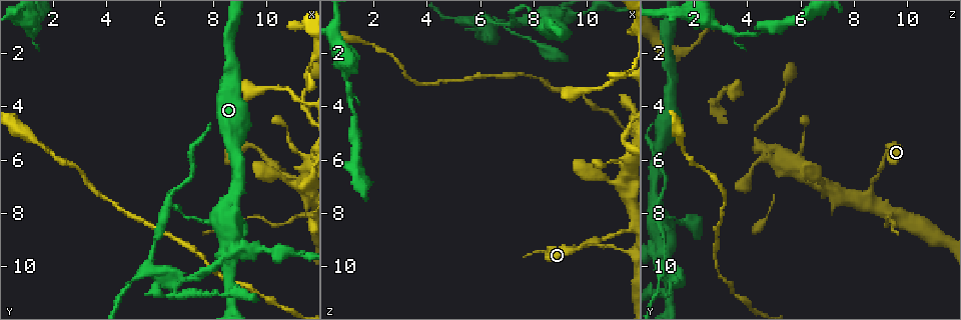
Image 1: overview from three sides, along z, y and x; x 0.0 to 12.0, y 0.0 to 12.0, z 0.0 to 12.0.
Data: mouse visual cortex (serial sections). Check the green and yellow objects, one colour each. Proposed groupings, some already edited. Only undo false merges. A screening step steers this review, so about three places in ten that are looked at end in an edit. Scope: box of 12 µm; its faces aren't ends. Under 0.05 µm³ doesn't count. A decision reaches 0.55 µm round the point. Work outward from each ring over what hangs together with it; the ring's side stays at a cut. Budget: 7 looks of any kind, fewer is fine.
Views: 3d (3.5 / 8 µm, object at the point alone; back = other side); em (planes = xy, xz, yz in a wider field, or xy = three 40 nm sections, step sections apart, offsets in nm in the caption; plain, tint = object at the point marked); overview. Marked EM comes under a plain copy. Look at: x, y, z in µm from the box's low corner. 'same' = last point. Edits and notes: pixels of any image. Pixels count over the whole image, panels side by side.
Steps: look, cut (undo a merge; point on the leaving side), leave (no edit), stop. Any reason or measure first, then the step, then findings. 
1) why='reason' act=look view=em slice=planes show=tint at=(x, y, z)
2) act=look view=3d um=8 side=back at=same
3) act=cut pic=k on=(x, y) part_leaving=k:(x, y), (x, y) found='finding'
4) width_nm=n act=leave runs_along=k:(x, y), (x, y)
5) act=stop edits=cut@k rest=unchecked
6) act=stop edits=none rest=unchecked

why='narrows sharply' act=look view=3d um=8 side=back at=(10.7, 8.4, 9.3)

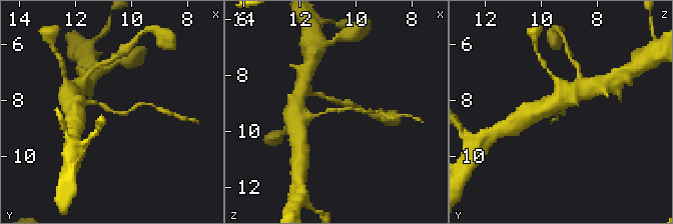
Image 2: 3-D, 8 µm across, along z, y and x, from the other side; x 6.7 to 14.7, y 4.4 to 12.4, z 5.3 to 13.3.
why='zoom in' act=look view=3d um=3.5 at=(10.6, 8.3, 9.2)

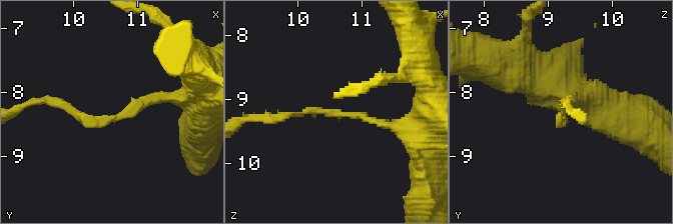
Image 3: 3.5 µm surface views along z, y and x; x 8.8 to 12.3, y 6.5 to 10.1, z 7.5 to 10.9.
why='now the EM' act=look view=em slice=xy step=3 show=tint at=(10.70, 8.40, 9.25)

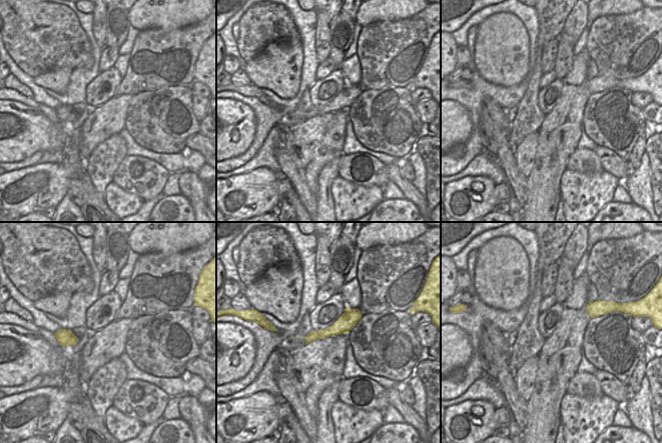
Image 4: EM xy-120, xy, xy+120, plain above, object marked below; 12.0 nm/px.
act=cut pic=3 on=(75, 113) found='a second cell is stuck on'

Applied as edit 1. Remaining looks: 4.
act=look view=overview

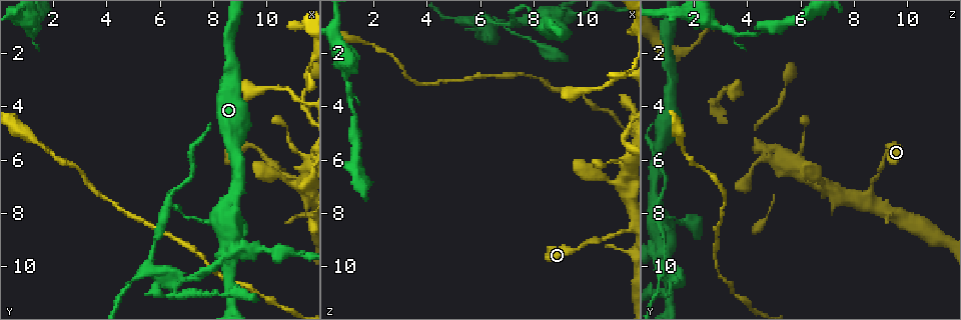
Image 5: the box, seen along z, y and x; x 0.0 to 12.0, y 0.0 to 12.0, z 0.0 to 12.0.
why='sudden change in width' act=look view=3d um=3.5 at=(11.3, 5.9, 5.9)

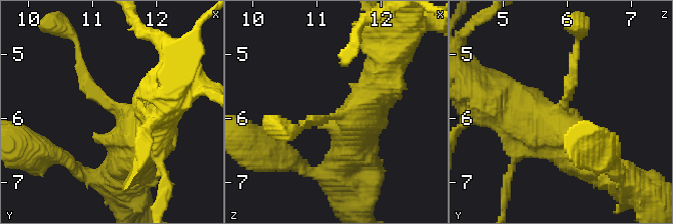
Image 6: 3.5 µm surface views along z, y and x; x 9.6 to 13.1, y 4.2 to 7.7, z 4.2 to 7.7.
act=look view=em slice=xy step=1 show=tint at=(11.40, 5.80, 6.00)

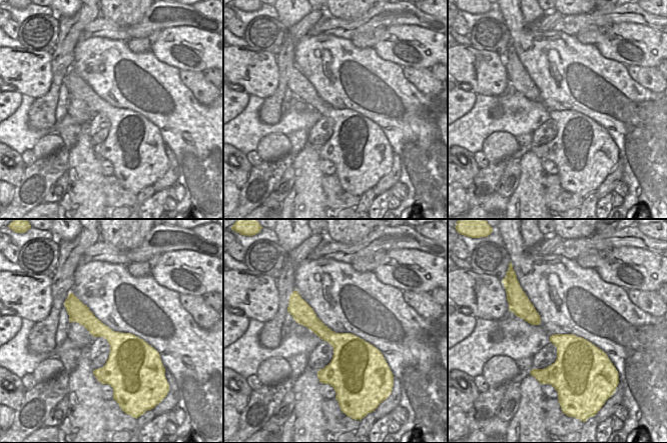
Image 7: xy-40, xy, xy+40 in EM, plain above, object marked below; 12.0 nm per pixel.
why='cut it another way' act=look view=em slice=xy step=5 show=tint at=same

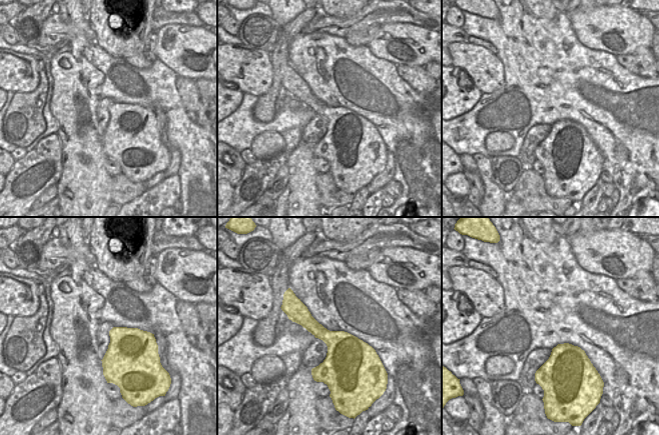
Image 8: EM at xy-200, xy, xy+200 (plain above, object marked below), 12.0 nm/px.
width_nm=360 act=leave runs_along=6:(586, 156), (568, 129), (573, 55) found='all the same cell'

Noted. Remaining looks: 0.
act=stop edits=cut@3 rest=unchecked

